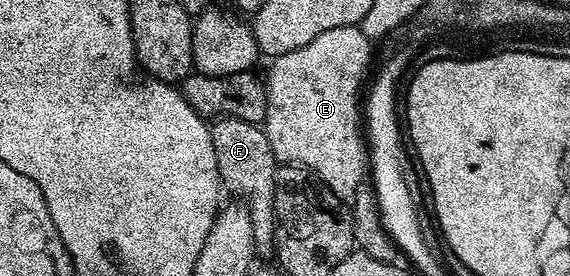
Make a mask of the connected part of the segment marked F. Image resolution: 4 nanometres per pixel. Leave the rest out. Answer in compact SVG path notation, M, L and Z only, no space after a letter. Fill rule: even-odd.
M236 115L219 117L210 124L213 153L217 157L219 181L247 204L253 221L253 241L260 256L272 254L275 245L275 173L277 160L260 124L238 119Z

